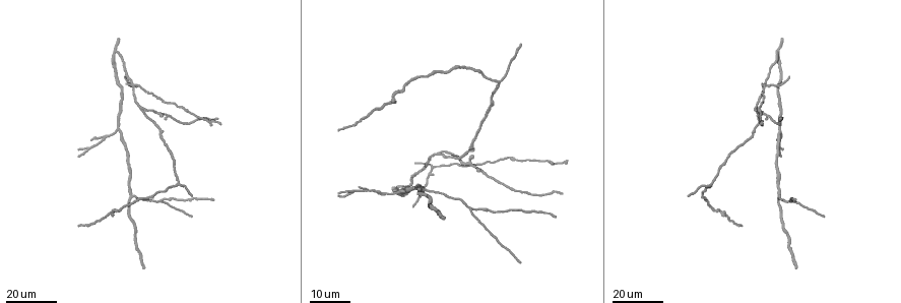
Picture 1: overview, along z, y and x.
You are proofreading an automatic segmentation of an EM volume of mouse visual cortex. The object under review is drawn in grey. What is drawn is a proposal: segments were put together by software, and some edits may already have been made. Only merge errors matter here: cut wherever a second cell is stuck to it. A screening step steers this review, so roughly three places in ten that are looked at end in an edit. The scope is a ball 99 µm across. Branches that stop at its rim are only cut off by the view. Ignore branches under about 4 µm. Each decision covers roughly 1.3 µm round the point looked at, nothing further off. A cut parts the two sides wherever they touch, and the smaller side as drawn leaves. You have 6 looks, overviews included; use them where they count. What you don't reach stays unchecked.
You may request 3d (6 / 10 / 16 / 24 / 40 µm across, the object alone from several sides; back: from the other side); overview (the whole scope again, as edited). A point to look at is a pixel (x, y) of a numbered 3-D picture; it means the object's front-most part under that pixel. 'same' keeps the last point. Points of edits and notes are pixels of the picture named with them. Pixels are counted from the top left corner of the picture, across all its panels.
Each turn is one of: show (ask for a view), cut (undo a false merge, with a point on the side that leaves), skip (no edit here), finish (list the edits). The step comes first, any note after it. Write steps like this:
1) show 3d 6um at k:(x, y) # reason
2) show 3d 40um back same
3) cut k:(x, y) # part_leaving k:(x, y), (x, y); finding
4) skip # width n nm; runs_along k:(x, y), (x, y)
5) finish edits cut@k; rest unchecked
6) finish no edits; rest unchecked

show 3d 16um at 1:(133, 87) # looks like a crossing

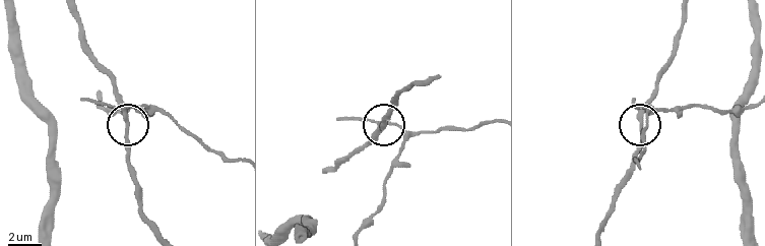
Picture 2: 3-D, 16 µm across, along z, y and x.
show 3d 6um at 2:(124, 107) # zoom in

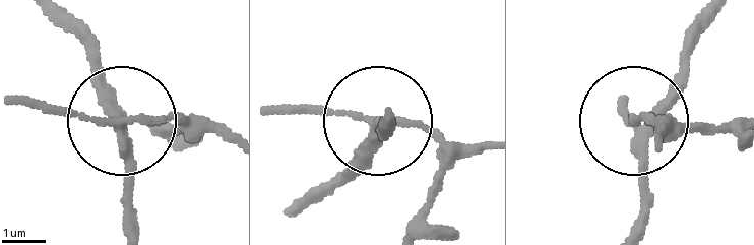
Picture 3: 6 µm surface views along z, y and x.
cut 3:(180, 118) # side_arm 44 um; part_leaving 3:(123, 139), (144, 121), (232, 135); two cells meet here

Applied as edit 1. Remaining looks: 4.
show 3d 16um at 1:(143, 106) # two arms in line, one across

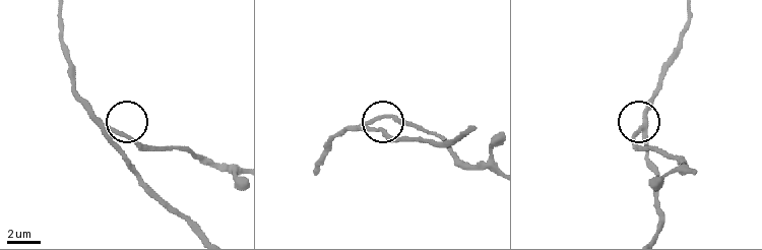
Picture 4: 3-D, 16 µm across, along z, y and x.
show 3d 6um at 4:(114, 132)

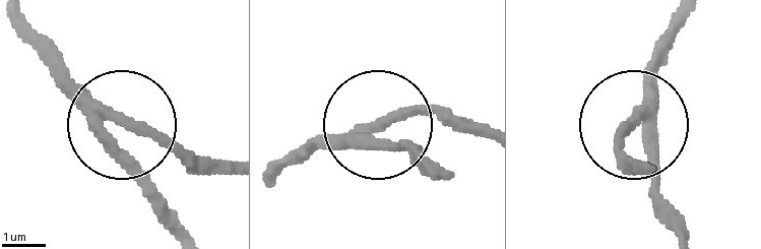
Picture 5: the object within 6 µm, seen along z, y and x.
show 3d 6um back at 5:(124, 124)

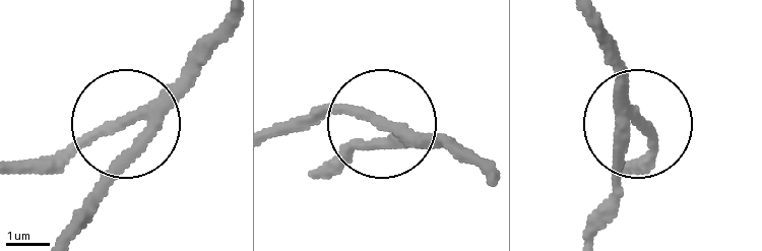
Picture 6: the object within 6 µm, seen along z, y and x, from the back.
skip # arms 3; runs_along 6:(487, 177), (436, 141), (348, 115), (272, 126); continuous, no second cell

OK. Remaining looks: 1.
finish edits cut@3; rest unchecked

